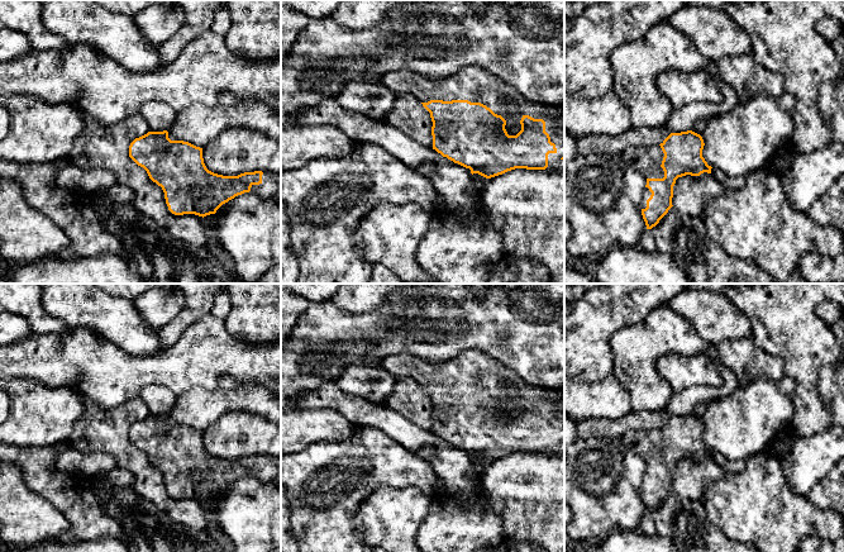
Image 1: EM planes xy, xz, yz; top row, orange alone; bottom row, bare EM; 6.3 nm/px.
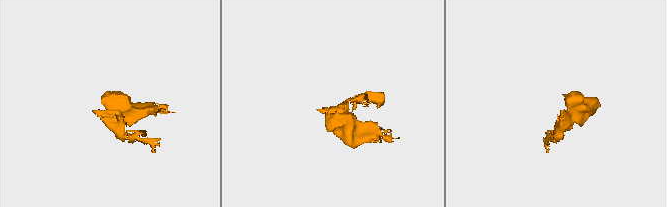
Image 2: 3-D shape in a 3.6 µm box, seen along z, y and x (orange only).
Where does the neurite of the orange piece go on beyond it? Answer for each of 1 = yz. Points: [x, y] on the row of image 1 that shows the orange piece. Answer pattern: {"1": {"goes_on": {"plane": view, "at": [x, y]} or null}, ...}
{"1": {"goes_on": {"plane": "yz", "at": [647, 160]}}}

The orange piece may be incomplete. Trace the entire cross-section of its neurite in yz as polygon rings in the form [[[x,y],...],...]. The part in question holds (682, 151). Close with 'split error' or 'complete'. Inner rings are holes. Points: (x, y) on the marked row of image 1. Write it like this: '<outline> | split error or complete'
[[[687,130],[671,133],[658,146],[630,147],[621,153],[623,161],[647,180],[642,196],[642,215],[647,229],[655,227],[673,206],[673,186],[678,177],[711,173],[702,157],[704,139]]] | split error

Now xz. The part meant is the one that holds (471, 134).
[[[464,67],[450,76],[439,78],[428,78],[409,70],[397,70],[383,75],[381,82],[394,92],[410,94],[423,104],[433,122],[433,149],[454,163],[469,168],[472,175],[478,173],[491,179],[515,168],[564,170],[564,114],[558,108],[529,101],[512,86],[478,67]],[[511,113],[523,115],[521,130],[516,135],[509,135],[505,129],[506,120],[502,116]]] | split error

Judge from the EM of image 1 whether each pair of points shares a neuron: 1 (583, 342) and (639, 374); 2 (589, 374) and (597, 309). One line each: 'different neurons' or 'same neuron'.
1: different neurons
2: same neuron

